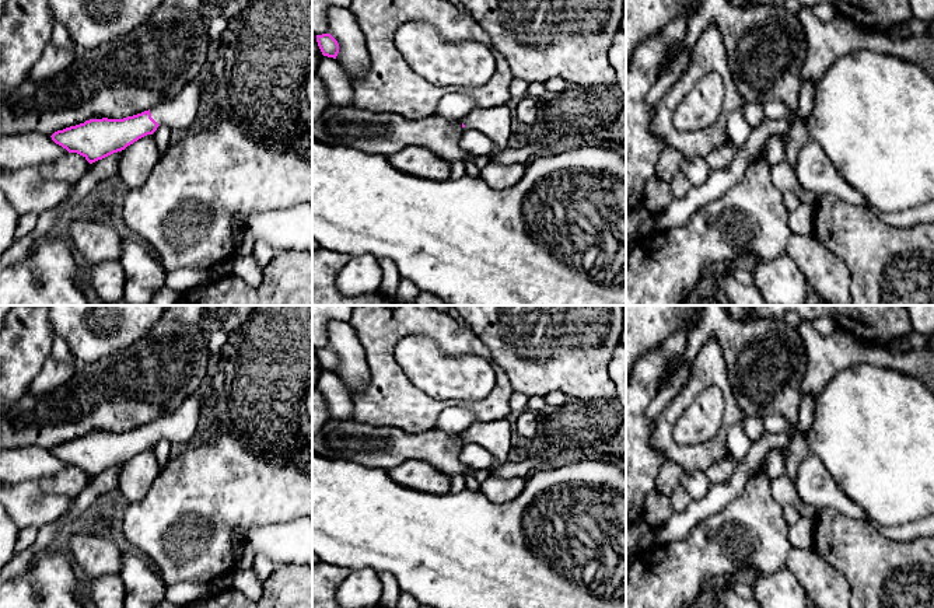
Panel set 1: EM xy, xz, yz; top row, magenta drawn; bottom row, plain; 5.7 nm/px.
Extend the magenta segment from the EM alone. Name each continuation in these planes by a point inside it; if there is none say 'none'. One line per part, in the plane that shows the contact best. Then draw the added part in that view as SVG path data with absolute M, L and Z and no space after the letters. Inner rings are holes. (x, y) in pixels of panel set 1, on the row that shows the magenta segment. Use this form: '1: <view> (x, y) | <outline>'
1: xy (179, 114) | M197 78L188 83L172 101L153 106L151 118L158 125L167 125L171 130L188 130L193 126L197 115L202 87Z

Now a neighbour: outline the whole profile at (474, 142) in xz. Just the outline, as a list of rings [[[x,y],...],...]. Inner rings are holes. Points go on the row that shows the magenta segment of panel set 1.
[[[466,130],[461,137],[461,147],[473,154],[487,157],[493,150],[494,143],[478,130]]]

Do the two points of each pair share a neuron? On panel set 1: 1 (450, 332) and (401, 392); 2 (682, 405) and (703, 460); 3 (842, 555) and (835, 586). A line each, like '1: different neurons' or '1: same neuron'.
1: same neuron
2: same neuron
3: different neurons

